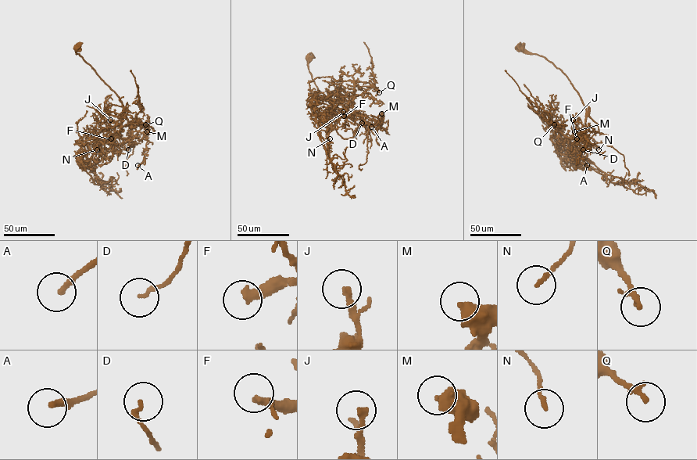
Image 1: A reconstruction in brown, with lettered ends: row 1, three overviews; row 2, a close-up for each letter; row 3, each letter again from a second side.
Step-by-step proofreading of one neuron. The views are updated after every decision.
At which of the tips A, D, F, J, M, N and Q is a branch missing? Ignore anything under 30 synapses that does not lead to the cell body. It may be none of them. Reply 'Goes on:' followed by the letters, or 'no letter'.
Goes on: A

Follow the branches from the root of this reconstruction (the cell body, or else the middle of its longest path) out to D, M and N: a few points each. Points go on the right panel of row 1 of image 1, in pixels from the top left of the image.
D: (520, 47), (527, 53), (538, 54), (551, 62), (577, 91), (586, 109), (583, 149)
M: (520, 47), (527, 53), (538, 54), (551, 62), (577, 91), (585, 108), (585, 131), (582, 134), (574, 131)
N: (520, 47), (545, 58), (566, 75), (585, 108), (586, 134), (576, 145), (595, 145), (598, 149)

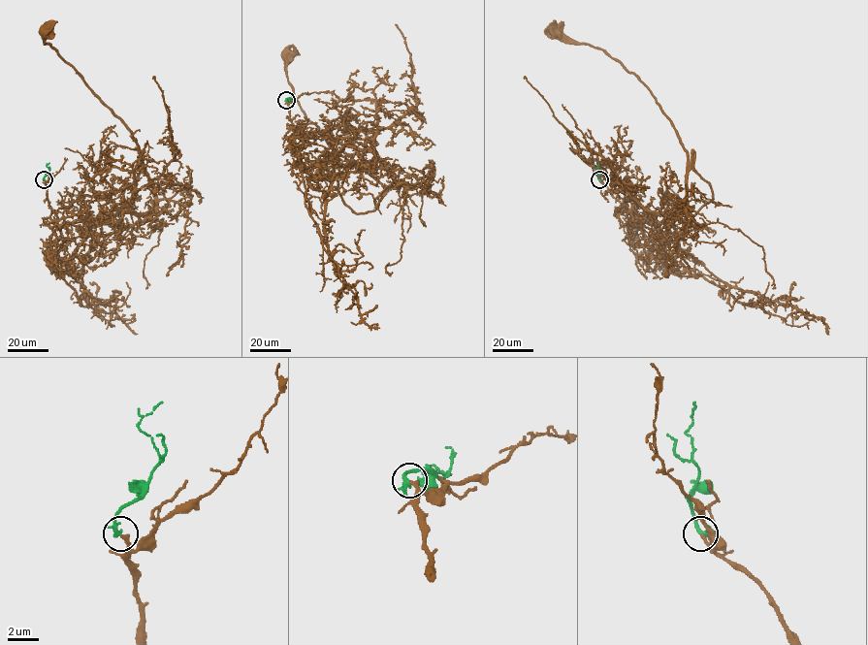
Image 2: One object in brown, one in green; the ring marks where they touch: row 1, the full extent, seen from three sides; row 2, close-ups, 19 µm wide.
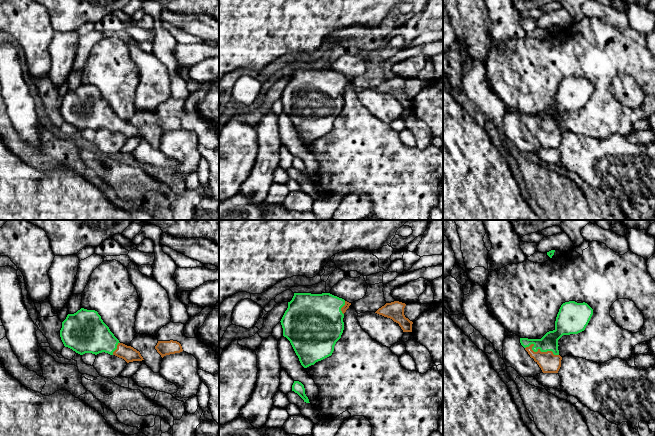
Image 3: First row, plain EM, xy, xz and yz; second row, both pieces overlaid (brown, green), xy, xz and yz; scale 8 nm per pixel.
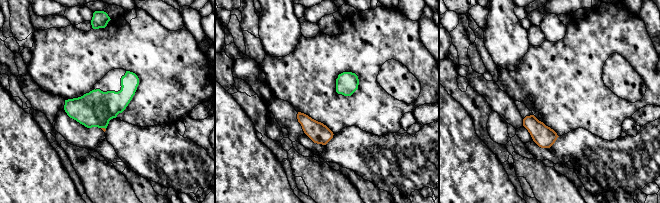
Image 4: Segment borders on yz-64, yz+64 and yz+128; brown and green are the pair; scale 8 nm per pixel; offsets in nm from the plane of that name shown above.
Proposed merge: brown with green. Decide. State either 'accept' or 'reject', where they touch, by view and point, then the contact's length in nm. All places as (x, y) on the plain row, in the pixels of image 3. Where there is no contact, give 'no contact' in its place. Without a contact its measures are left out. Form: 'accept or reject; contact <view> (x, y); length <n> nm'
accept; contact yz (539, 126); length 280 nm

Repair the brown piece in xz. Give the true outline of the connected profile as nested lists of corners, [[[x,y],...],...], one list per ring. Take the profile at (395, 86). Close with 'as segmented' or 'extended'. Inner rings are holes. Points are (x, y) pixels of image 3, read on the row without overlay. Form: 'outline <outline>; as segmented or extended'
outline [[[394,77],[391,79],[386,79],[384,82],[379,84],[375,89],[382,91],[384,93],[392,95],[394,98],[398,99],[403,108],[412,108],[412,100],[404,91],[404,84],[406,80]]]; as segmented

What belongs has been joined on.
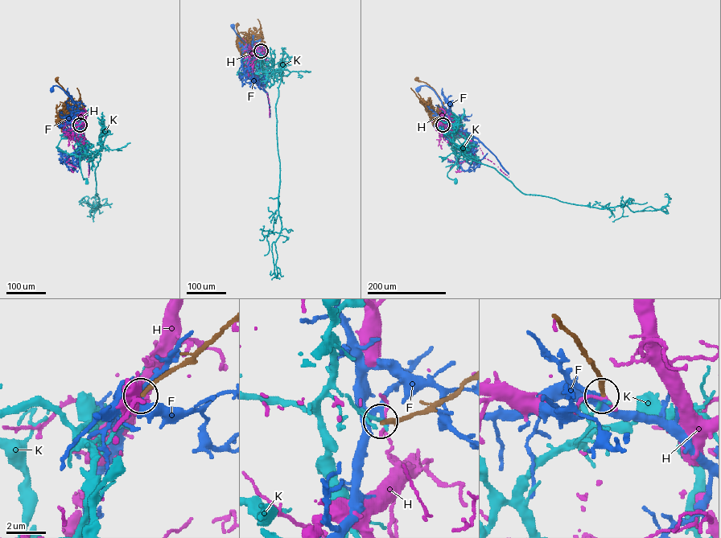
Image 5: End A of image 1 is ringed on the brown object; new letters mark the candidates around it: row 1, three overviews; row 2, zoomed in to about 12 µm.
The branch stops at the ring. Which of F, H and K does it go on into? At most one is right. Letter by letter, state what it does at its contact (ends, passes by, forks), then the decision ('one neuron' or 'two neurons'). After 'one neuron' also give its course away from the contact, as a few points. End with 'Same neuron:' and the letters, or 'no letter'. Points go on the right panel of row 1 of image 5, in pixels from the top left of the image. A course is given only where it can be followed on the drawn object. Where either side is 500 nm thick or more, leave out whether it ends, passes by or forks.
F: it passes by; two neurons
H: it ends there; two neurons
K: it ends there; two neurons
Same neuron: no letter

